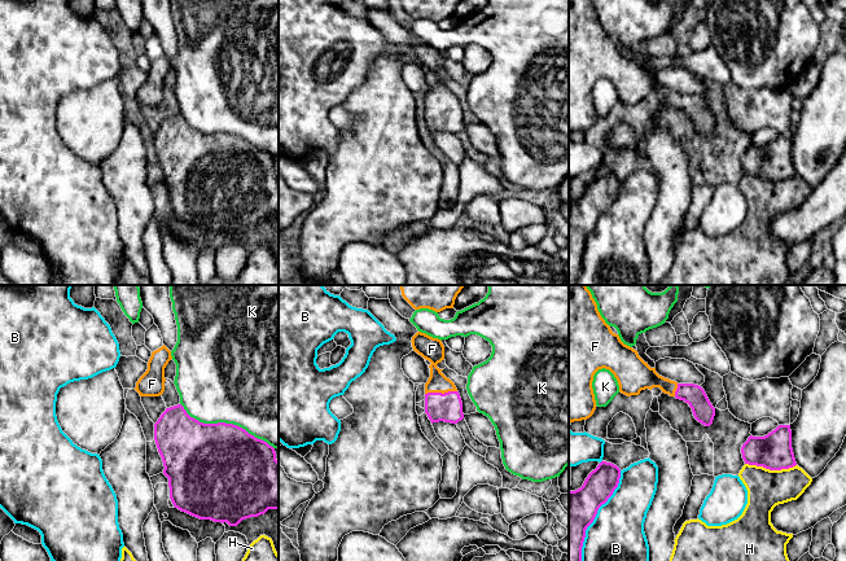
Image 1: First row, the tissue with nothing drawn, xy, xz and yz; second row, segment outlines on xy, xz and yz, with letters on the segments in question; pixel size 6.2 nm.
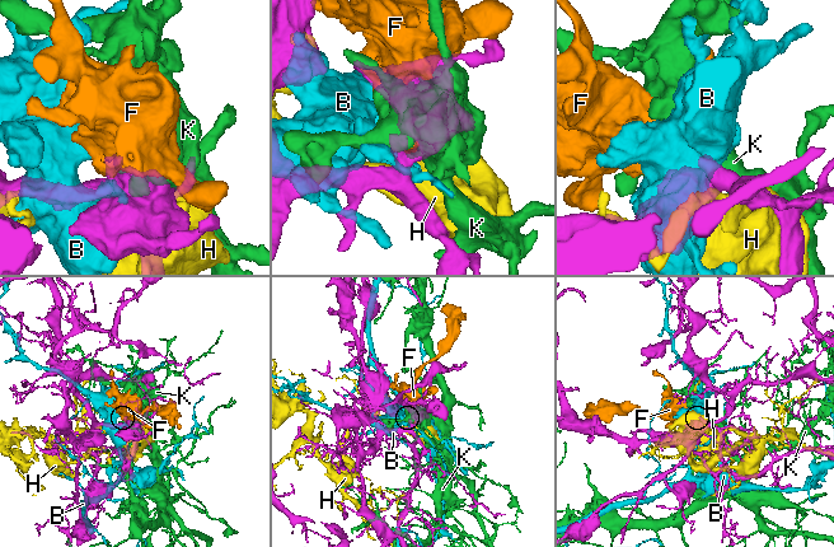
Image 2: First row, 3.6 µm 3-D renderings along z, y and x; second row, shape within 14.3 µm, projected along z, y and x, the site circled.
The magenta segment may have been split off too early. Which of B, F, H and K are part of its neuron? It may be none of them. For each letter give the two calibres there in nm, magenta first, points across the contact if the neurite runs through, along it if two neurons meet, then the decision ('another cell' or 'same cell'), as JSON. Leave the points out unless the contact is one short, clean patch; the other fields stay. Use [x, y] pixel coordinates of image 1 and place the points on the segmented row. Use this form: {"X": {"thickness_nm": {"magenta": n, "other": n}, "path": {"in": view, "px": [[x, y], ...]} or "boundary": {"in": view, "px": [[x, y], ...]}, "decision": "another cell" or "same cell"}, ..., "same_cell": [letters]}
{"B": {"thickness_nm": {"magenta": 280, "other": 340}, "decision": "another cell"}, "F": {"thickness_nm": {"magenta": 180, "other": 120}, "path": {"in": "xz", "px": [[447, 407], [442, 402], [441, 393], [438, 382]]}, "decision": "same cell"}, "H": {"thickness_nm": {"magenta": 220, "other": 240}, "decision": "another cell"}, "K": {"thickness_nm": {"magenta": 500, "other": 500}, "decision": "another cell"}, "same_cell": ["F"]}

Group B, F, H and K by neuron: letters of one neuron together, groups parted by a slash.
B / F / H / K

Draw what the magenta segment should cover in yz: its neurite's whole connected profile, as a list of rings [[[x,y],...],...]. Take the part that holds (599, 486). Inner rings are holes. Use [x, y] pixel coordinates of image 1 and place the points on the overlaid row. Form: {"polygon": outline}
{"polygon": [[[601,461],[580,488],[569,491],[569,561],[582,561],[586,530],[618,487],[619,478],[617,465]]]}

